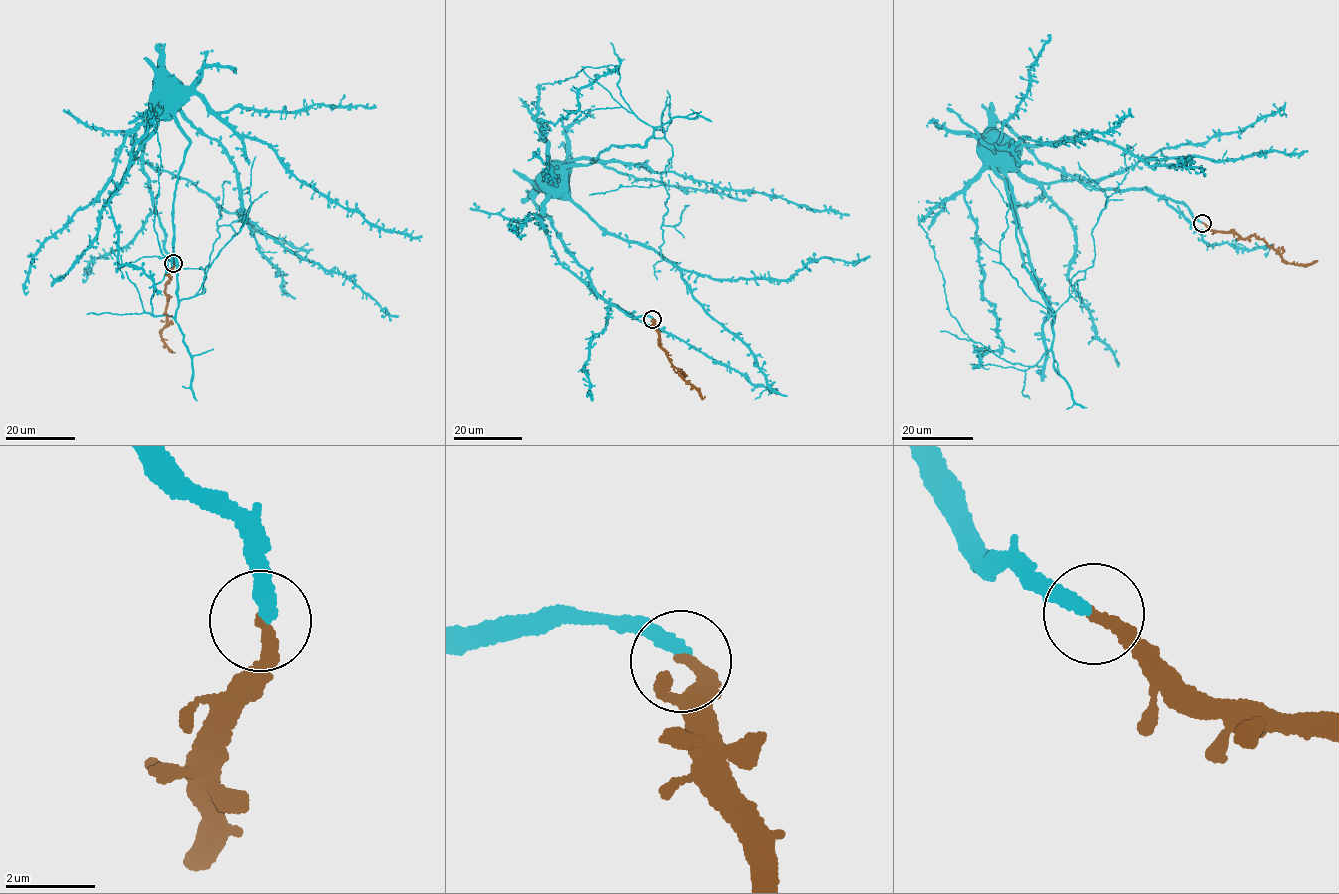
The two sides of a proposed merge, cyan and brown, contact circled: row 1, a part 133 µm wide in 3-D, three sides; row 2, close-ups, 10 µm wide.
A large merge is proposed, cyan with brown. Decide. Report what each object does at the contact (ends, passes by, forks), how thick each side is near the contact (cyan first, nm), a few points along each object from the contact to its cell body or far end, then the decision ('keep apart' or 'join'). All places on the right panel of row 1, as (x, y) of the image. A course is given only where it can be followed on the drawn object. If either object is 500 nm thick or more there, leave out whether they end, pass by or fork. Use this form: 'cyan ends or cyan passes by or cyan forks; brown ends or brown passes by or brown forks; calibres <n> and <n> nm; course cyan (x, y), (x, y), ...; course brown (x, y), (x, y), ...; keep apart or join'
cyan ends; brown ends; calibres 320 and 280 nm; course cyan (1202, 222), (1189, 207), (1146, 189), (1084, 183), (1039, 160), (996, 121), (984, 142); course brown (1202, 222), (1210, 229), (1244, 238), (1263, 239), (1288, 262), (1308, 264), (1315, 261); join

